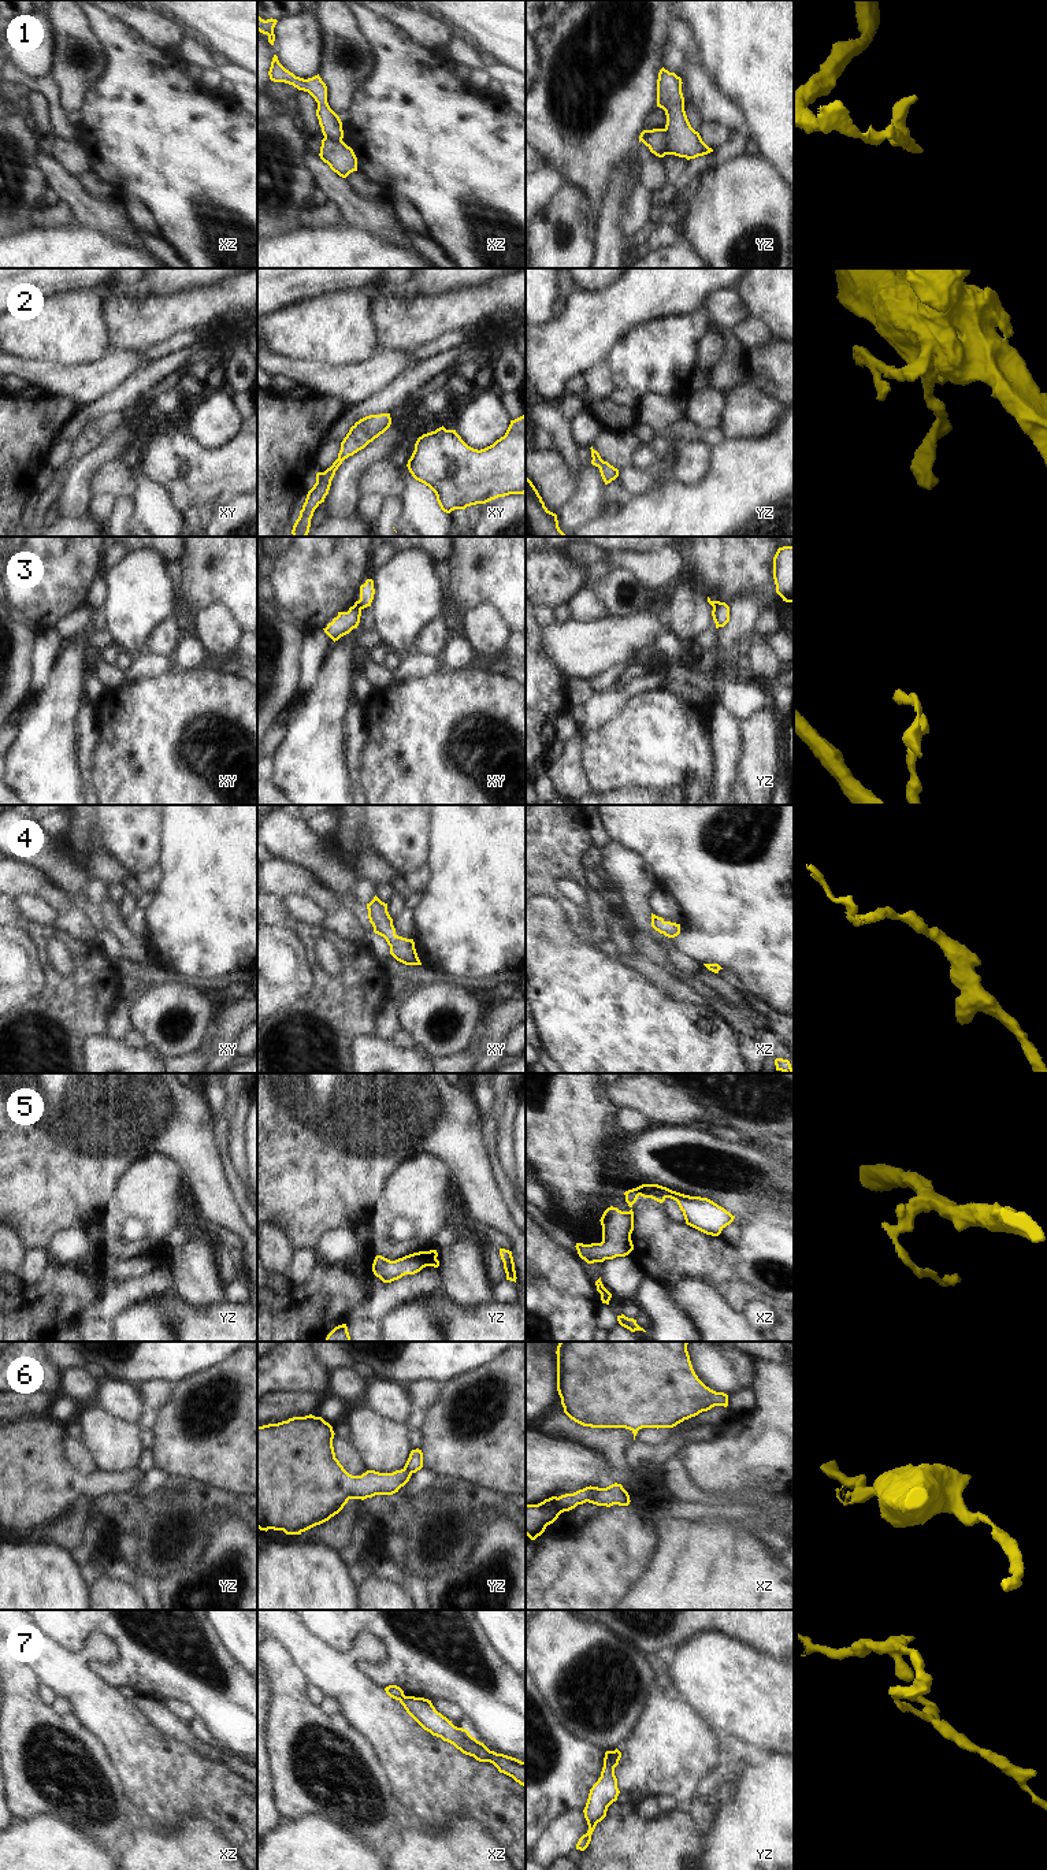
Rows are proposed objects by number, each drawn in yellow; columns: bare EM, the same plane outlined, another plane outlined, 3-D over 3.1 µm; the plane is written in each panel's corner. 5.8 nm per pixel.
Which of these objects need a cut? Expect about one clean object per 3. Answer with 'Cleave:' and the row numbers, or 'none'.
Cleave: 1, 3, 6, 7.

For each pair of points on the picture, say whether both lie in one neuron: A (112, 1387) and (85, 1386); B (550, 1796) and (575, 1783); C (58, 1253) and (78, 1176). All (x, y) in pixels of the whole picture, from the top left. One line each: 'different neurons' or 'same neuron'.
A: different neurons
B: same neuron
C: different neurons

